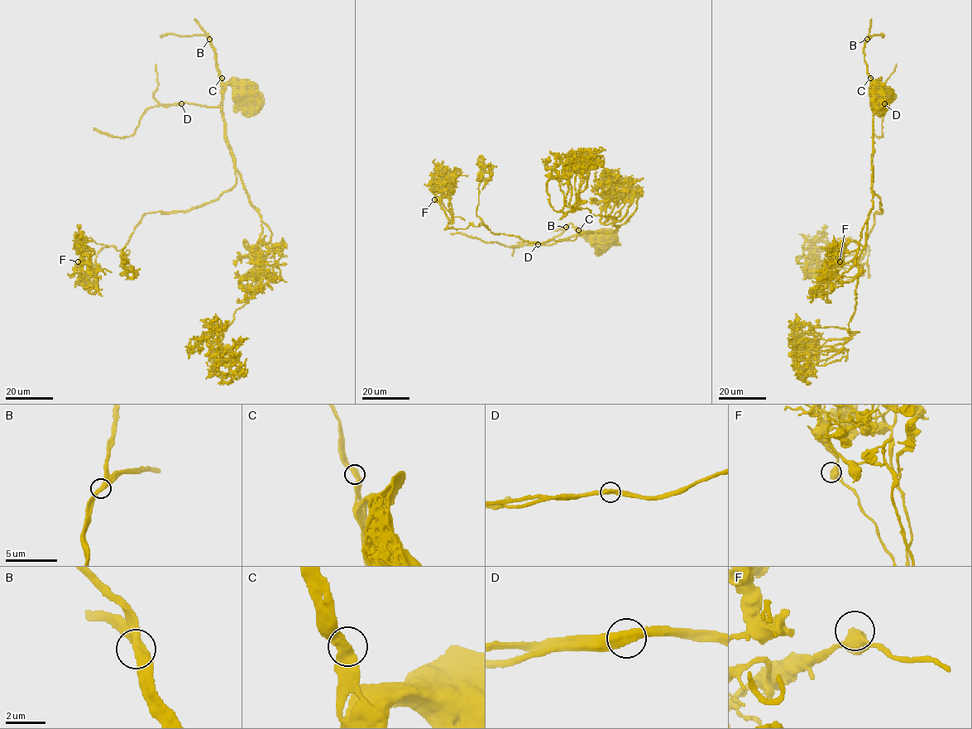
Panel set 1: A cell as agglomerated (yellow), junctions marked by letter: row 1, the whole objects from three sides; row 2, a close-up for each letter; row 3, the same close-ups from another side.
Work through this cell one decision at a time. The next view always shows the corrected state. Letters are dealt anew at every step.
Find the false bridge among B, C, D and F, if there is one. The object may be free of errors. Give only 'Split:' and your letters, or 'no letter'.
Split: no letter

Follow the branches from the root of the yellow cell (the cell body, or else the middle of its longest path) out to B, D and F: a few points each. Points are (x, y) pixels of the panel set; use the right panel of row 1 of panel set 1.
B: (875, 89), (876, 87), (871, 84), (864, 59), (864, 45), (867, 39)
D: (875, 89), (873, 84), (873, 103), (877, 107), (883, 103)
F: (875, 89), (873, 83), (871, 189), (883, 211), (873, 213), (864, 246), (869, 270), (840, 261)

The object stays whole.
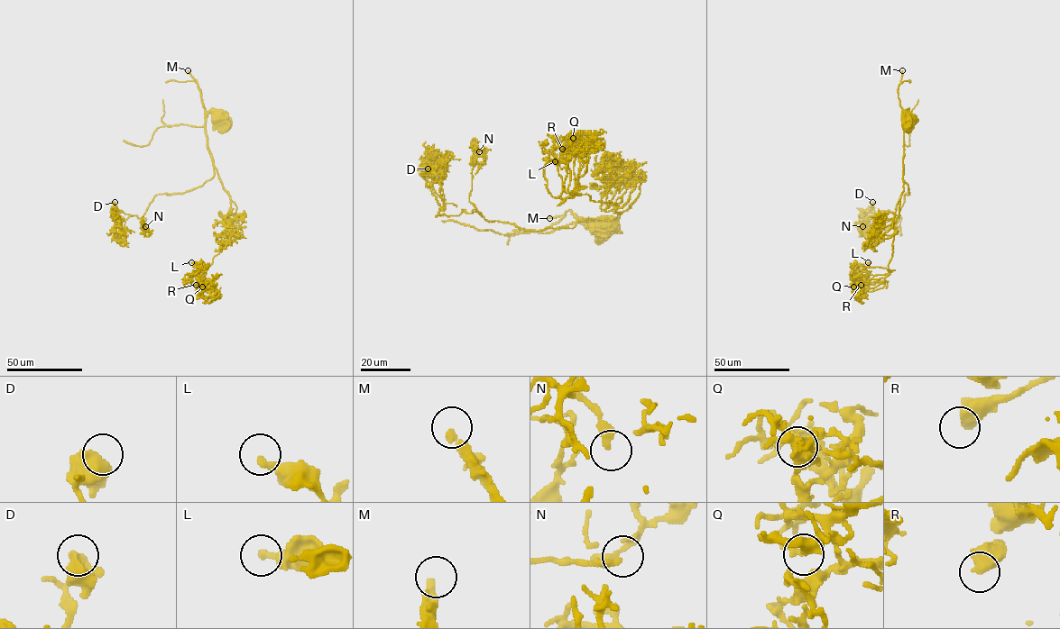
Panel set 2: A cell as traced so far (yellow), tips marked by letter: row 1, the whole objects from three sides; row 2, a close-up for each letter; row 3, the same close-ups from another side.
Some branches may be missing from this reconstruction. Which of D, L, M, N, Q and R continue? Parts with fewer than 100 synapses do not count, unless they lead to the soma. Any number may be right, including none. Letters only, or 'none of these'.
M, R

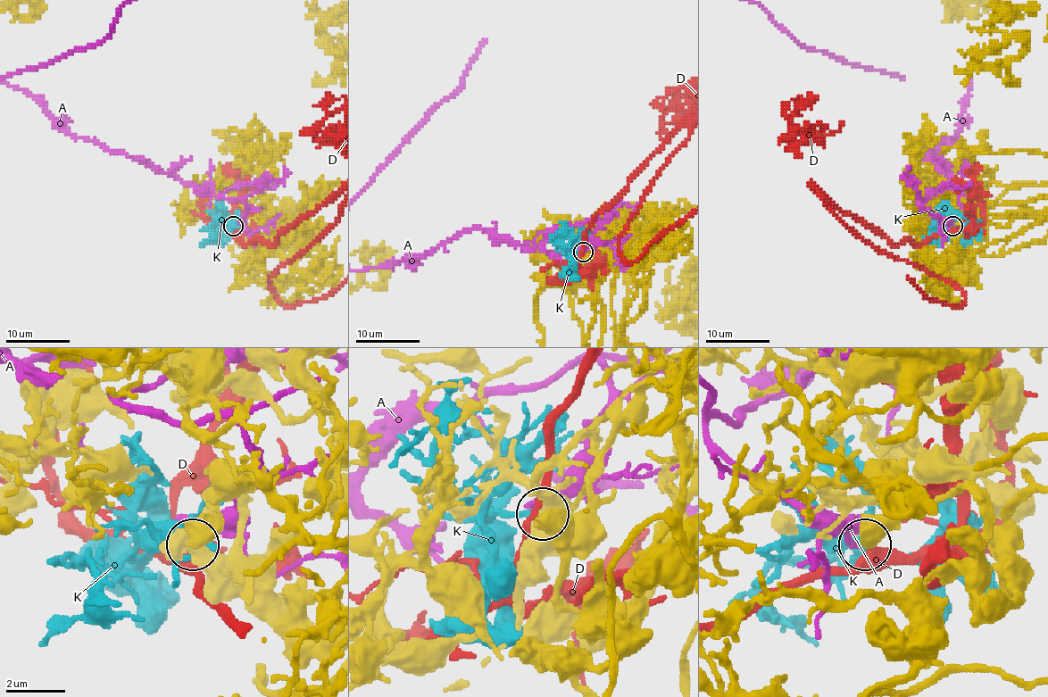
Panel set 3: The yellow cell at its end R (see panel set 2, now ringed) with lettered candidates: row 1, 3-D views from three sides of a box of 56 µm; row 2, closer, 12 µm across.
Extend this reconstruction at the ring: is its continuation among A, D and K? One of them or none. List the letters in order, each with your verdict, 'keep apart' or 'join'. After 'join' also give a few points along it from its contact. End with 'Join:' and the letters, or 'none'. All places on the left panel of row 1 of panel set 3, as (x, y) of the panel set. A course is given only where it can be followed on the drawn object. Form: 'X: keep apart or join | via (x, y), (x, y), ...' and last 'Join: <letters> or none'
A: keep apart
D: keep apart
K: join | via (233, 227), (211, 229), (211, 237), (199, 247)
Join: K

